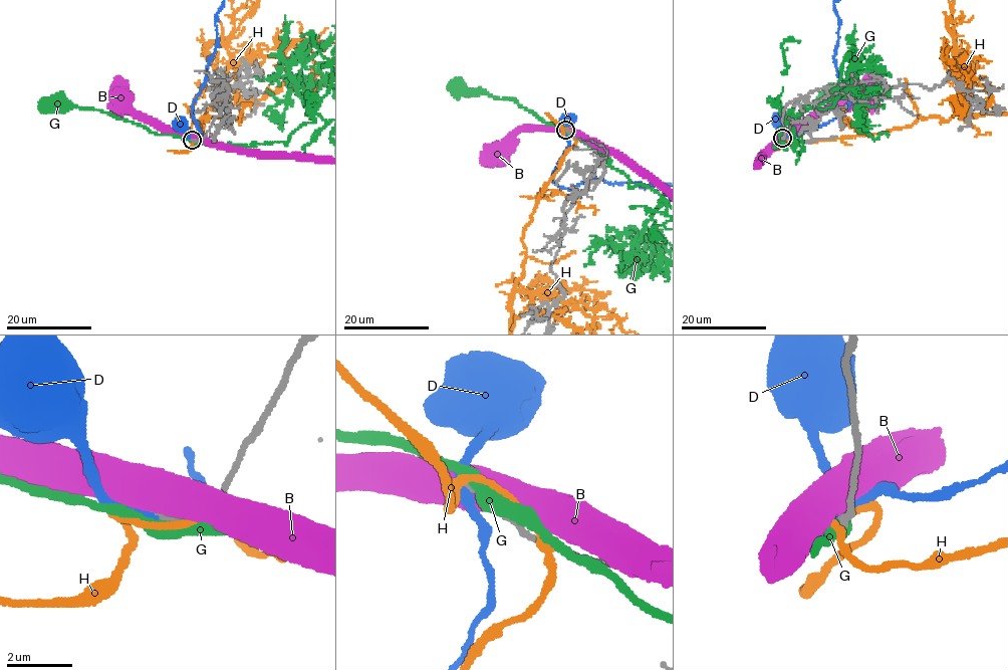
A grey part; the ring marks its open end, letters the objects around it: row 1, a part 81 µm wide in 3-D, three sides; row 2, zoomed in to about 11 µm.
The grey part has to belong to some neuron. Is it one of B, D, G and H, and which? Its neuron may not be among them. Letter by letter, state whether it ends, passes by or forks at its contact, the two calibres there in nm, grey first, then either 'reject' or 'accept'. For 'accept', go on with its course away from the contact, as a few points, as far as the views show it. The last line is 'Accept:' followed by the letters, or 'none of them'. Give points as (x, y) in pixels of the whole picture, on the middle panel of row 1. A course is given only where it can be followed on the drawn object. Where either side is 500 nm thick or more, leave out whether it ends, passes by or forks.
B: calibres 200 and 750 nm; reject
D: it passes by; calibres 220 and 170 nm; reject
G: it passes by; calibres 280 and 440 nm; reject
H: it passes by; calibres 170 and 240 nm; reject
Accept: none of them

